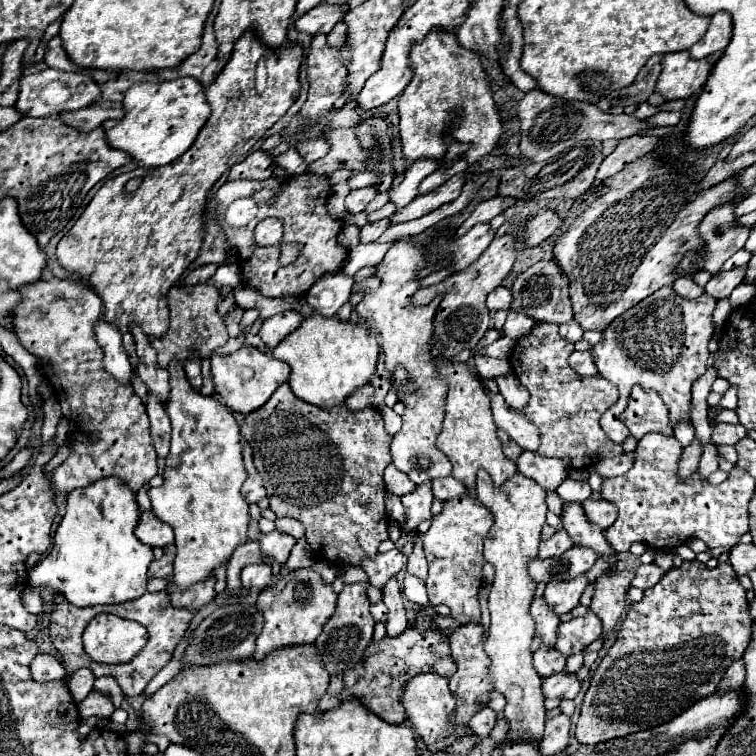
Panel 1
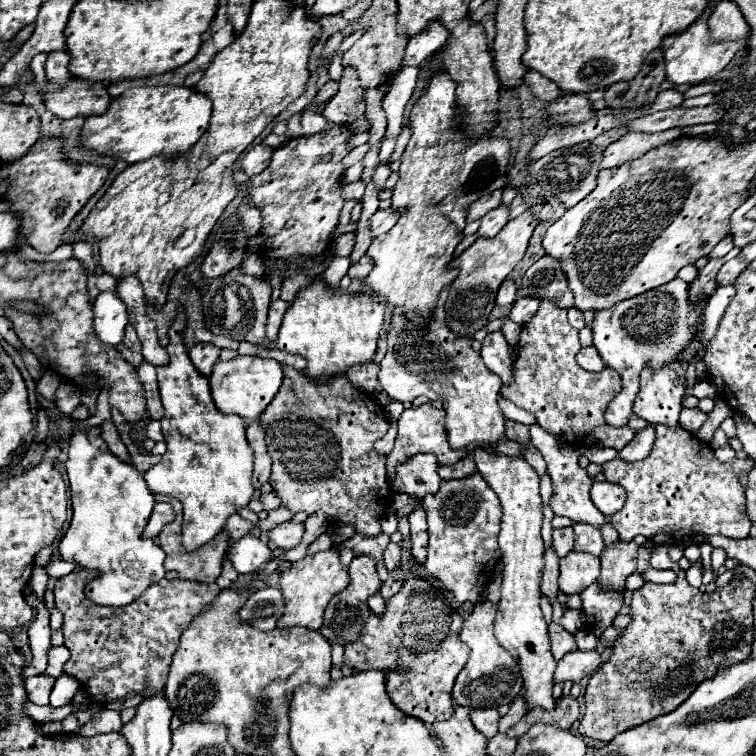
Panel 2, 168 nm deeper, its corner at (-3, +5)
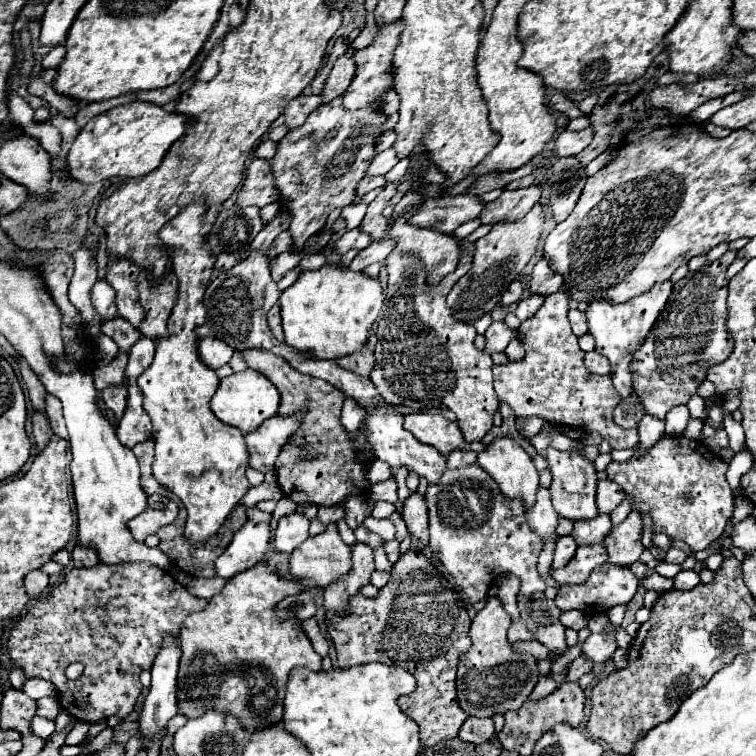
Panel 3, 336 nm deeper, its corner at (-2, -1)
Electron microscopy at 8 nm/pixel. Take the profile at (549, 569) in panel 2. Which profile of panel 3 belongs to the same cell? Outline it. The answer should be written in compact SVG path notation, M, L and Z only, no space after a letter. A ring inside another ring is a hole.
M537 488L537 500L535 504L527 510L527 522L529 526L543 538L547 540L551 534L555 534L557 528L557 512L551 506L551 494L549 488Z

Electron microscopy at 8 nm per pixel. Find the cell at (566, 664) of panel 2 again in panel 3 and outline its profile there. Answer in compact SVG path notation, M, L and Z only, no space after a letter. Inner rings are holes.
M597 632L591 634L585 642L583 642L583 654L593 660L595 664L605 662L607 658L611 658L611 654L617 650L617 640L615 640L615 632Z

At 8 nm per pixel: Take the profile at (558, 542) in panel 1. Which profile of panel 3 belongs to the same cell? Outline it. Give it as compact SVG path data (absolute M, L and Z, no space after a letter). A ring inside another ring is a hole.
M561 536L557 540L557 546L555 546L555 558L553 558L553 568L561 568L561 566L567 566L569 560L573 558L577 550L577 542L571 538L571 536Z

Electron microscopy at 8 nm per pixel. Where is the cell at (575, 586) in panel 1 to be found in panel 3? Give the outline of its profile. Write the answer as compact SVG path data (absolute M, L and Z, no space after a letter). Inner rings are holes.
M593 544L593 546L579 546L573 560L561 568L553 570L551 576L555 578L557 584L581 584L589 578L591 570L599 564L605 564L605 546L603 544Z

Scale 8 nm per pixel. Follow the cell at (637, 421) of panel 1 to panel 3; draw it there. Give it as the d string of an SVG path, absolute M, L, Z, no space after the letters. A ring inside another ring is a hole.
M729 250L721 258L707 260L699 270L689 270L685 278L677 280L661 318L657 318L657 326L653 326L643 346L633 354L633 390L647 414L665 418L671 408L687 404L705 380L705 370L723 362L731 354L733 338L729 338L725 306L729 280L725 272L736 255L737 252Z

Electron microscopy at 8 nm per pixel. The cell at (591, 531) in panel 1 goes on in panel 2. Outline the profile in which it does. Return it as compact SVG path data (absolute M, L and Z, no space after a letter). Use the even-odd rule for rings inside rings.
M530 424L528 428L530 428L530 442L540 450L540 454L544 456L544 460L548 464L548 474L550 474L552 486L554 486L554 494L552 494L552 500L550 500L550 508L554 510L554 514L556 516L566 516L572 522L584 522L584 524L590 524L594 528L602 528L608 520L606 520L606 516L590 500L592 478L586 474L586 470L582 470L578 466L580 450L574 448L574 446L570 446L570 444L558 442L540 424Z

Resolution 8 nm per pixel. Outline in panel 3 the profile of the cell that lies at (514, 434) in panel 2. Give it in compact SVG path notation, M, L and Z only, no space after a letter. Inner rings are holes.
M537 416L525 418L525 420L517 420L517 428L519 428L525 436L535 436L535 434L539 434L541 428L543 428L543 424L545 424L545 420L543 420L543 418L537 418Z

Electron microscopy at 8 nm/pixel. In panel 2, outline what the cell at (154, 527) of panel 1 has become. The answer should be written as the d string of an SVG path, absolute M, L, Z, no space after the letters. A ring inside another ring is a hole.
M156 502L156 504L154 504L154 510L152 510L152 516L150 516L150 520L148 520L142 536L144 536L144 538L156 538L156 536L162 532L162 528L164 528L166 524L170 524L172 520L174 520L174 510L172 510L172 506L166 504L166 502Z

